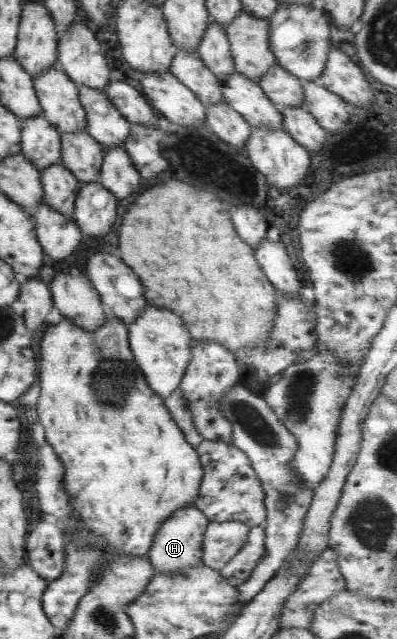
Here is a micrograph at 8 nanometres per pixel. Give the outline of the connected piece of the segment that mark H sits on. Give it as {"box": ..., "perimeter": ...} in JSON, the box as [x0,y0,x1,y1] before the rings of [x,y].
{"box":[146,504,208,572],"perimeter":[[[192,504],[173,512],[173,516],[169,516],[169,520],[165,520],[165,524],[161,524],[161,528],[157,529],[146,553],[154,572],[183,572],[202,564],[201,541],[207,523],[208,520],[202,515],[202,512]]]}

